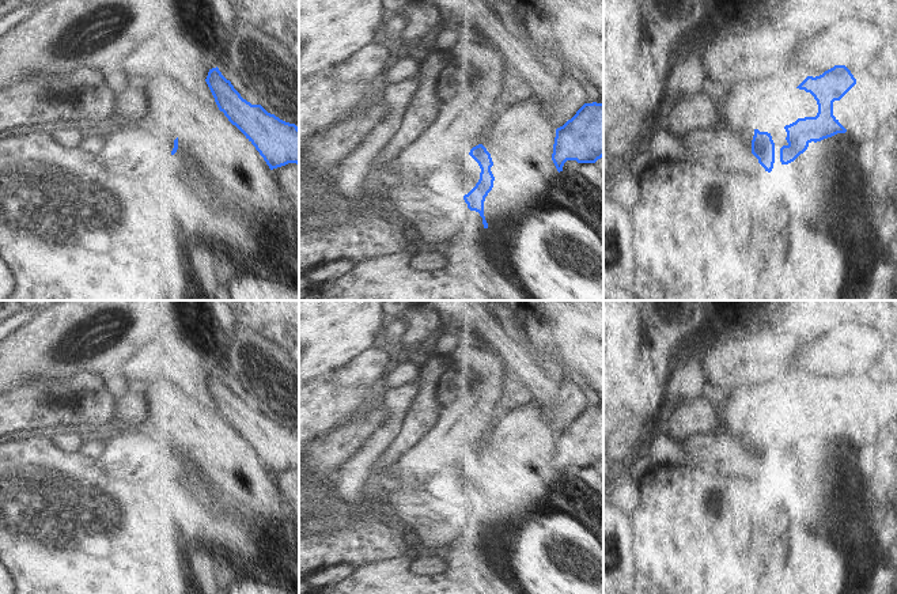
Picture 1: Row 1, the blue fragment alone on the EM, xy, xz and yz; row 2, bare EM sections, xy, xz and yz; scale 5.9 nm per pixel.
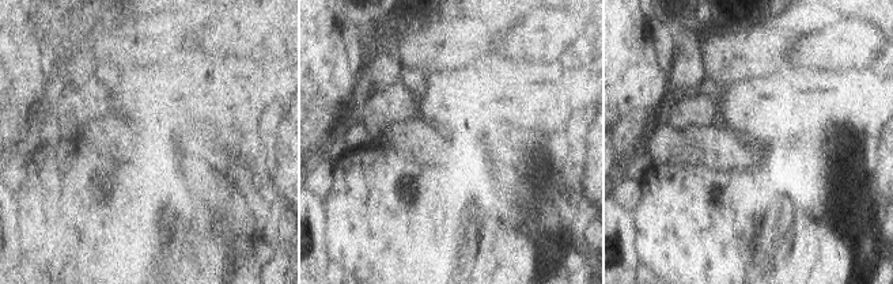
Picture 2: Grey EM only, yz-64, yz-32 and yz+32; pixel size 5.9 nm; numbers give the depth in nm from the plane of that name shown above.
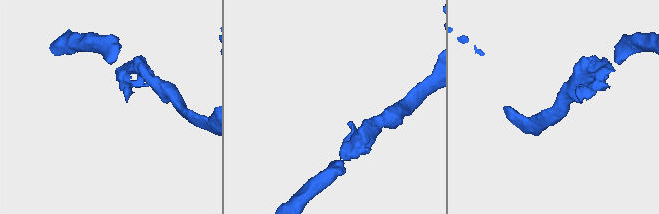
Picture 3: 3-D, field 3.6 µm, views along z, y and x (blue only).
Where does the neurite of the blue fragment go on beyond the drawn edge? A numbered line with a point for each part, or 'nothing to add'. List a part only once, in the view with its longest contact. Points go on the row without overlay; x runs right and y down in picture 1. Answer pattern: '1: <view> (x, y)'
nothing to add

